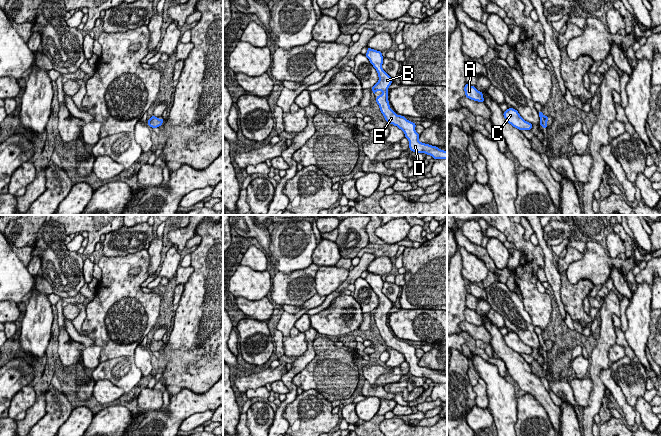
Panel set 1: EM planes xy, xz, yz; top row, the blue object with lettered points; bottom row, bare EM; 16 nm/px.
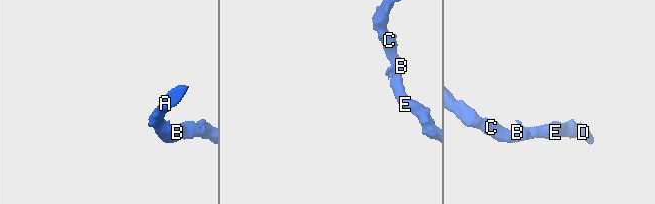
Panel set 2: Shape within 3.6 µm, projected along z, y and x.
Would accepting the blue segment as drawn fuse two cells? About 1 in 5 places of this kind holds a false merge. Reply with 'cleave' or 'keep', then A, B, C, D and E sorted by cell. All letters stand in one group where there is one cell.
keep | A B C D E

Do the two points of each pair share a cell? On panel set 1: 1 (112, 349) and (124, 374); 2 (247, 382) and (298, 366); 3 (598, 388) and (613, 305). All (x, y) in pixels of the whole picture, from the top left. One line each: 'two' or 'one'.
1: two
2: two
3: one

